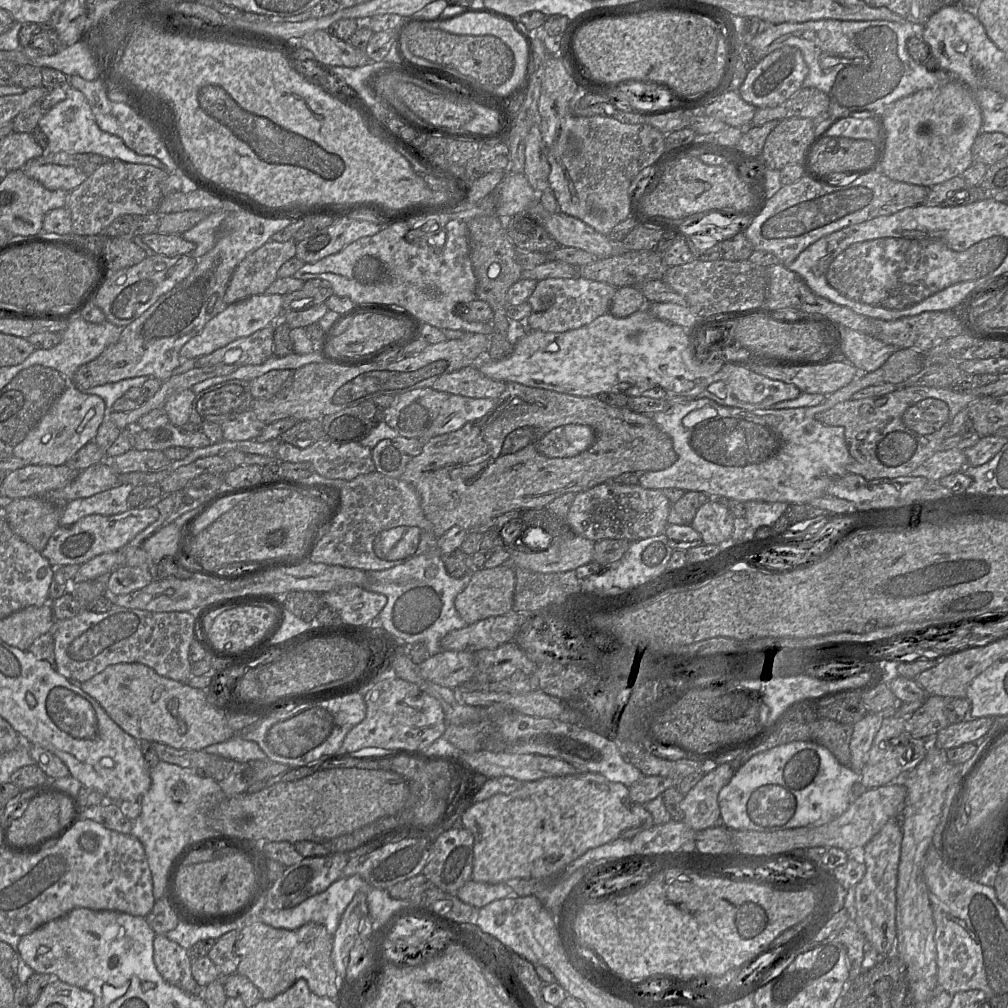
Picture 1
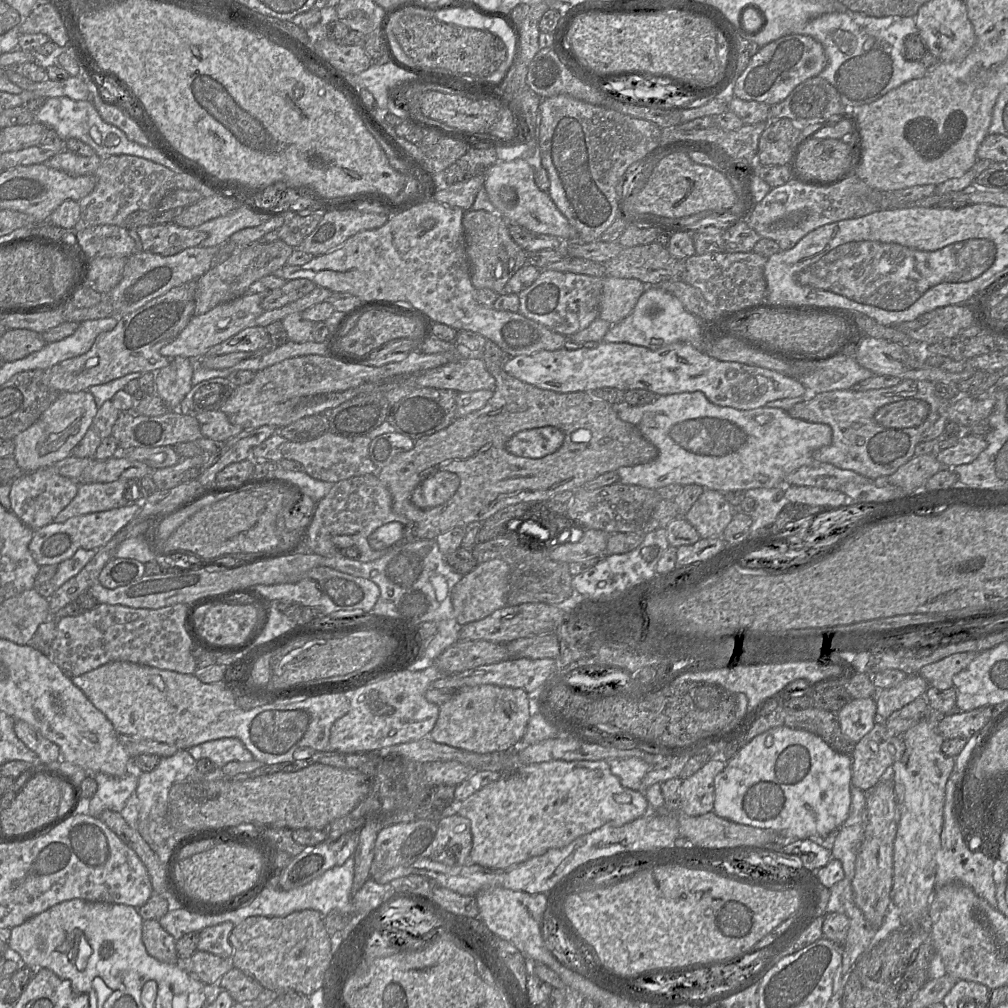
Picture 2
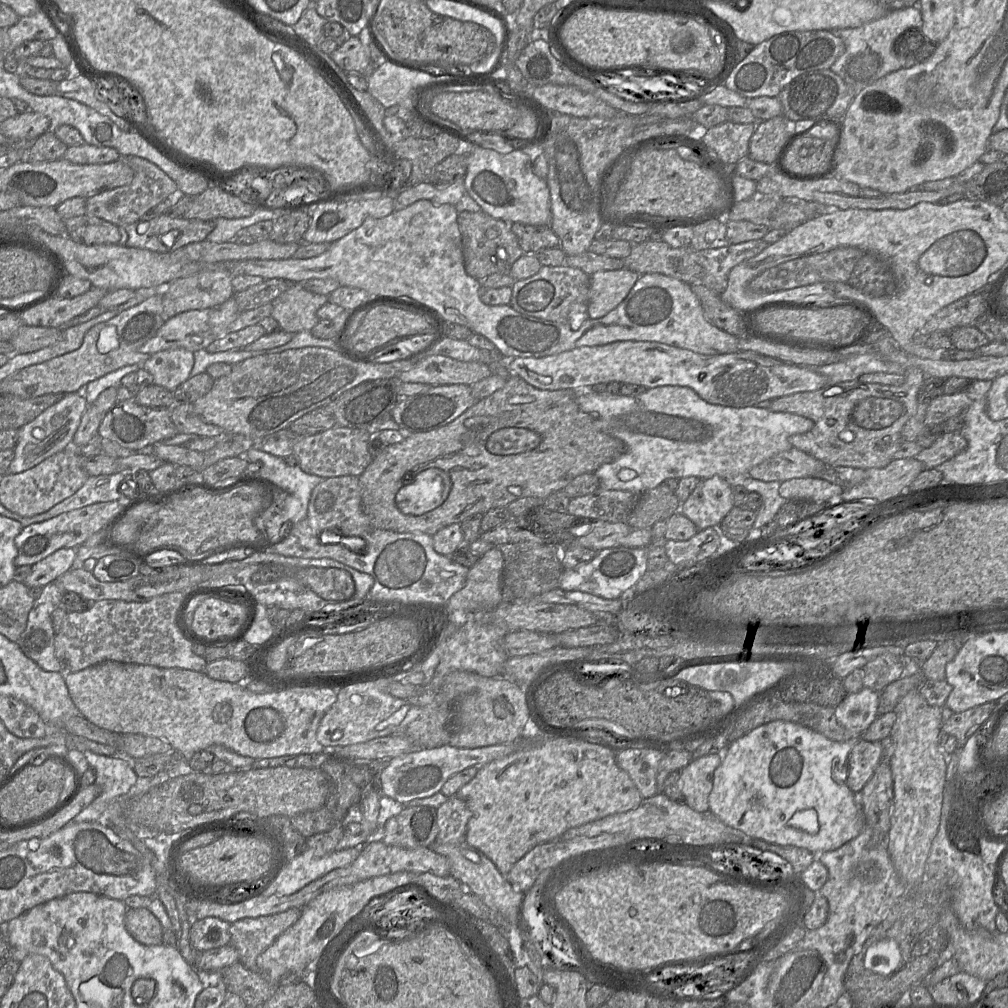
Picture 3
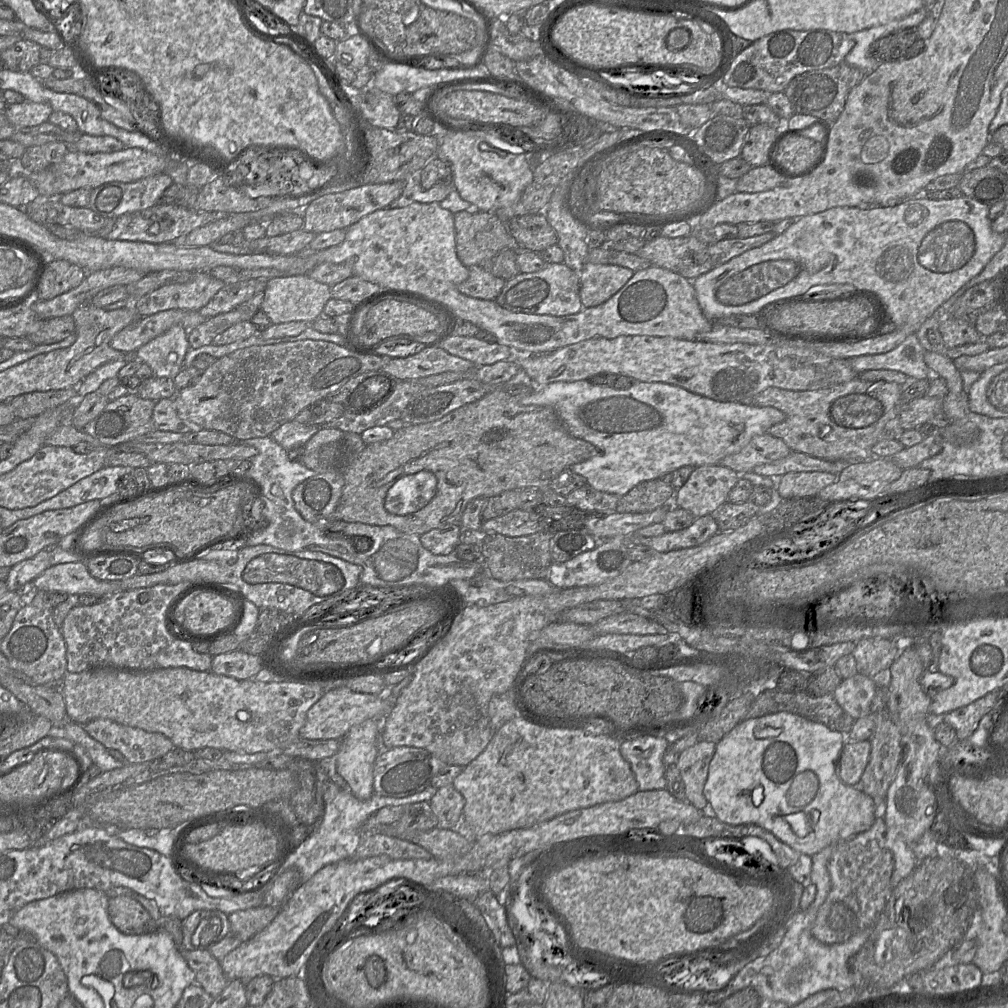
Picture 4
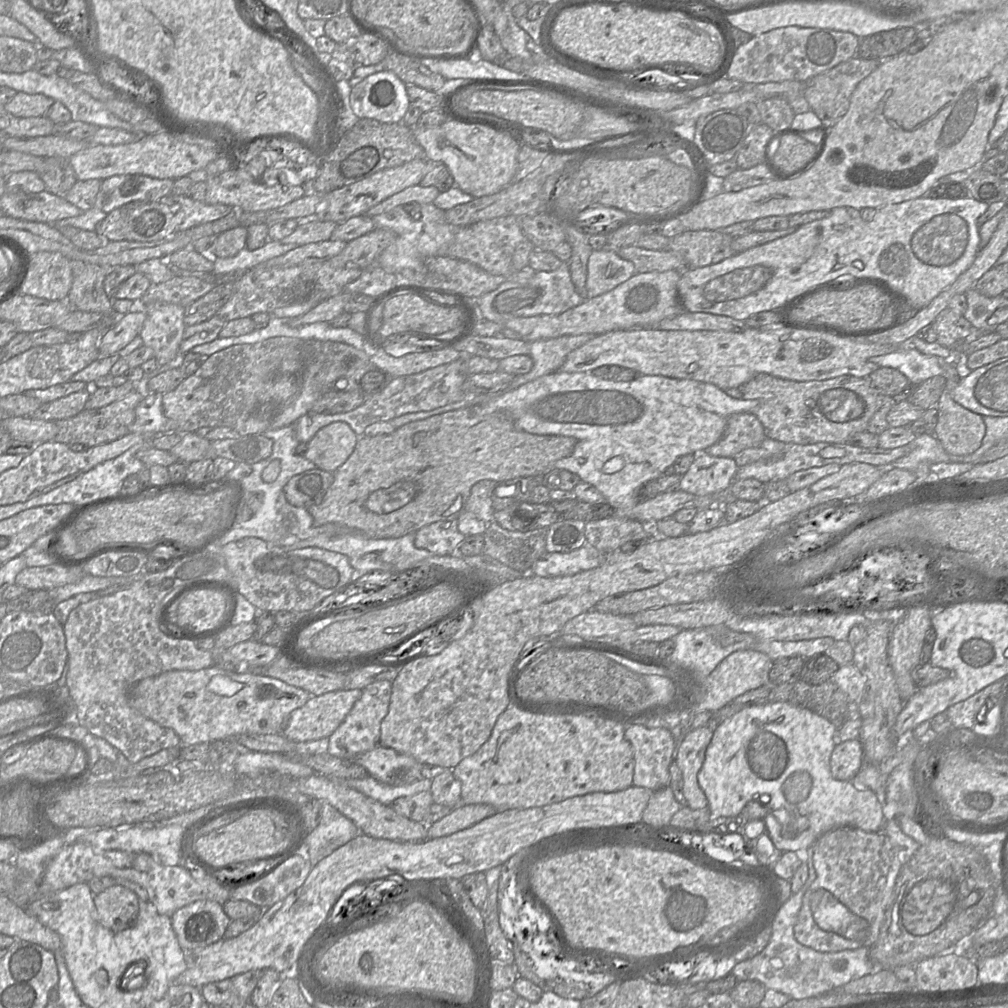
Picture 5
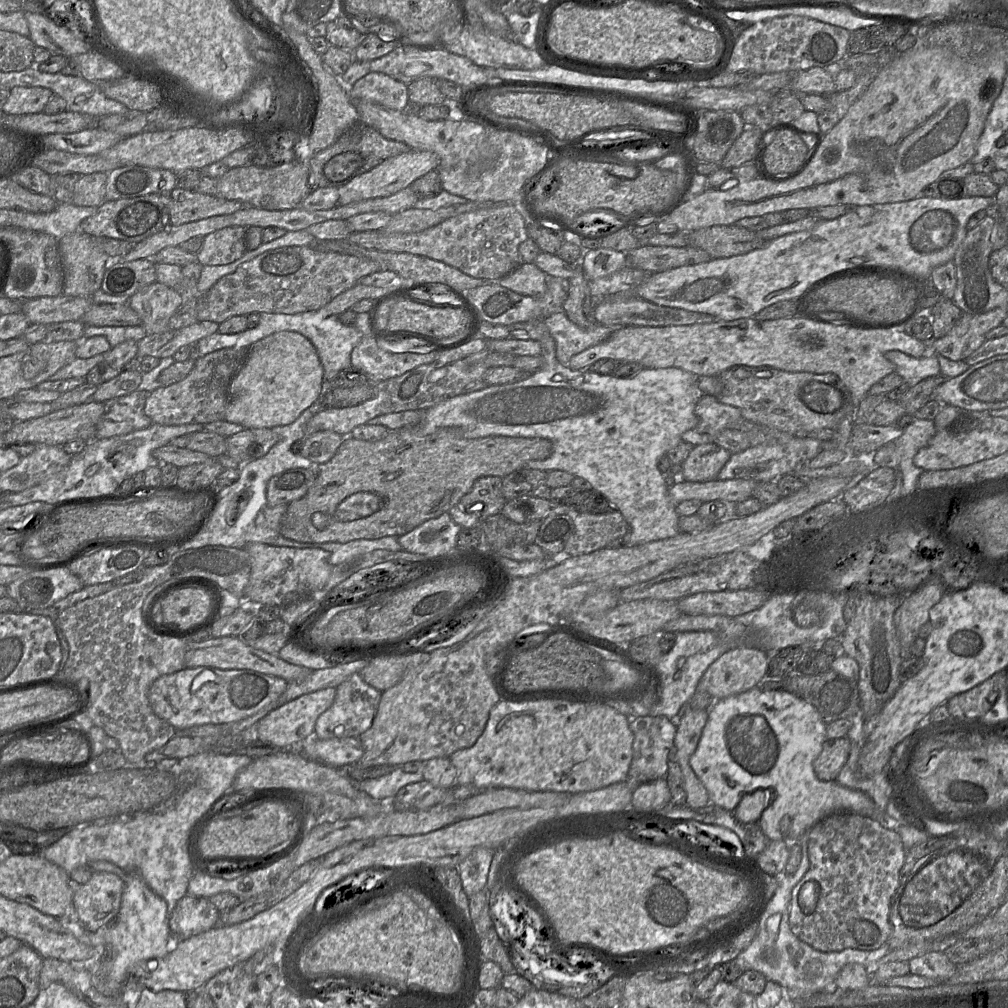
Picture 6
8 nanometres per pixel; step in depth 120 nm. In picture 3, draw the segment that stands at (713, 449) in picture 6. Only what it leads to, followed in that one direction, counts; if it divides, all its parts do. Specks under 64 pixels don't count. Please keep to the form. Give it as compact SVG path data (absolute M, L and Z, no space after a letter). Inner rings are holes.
M722 477L701 479L679 512L690 519L698 530L718 527L734 507L732 483Z

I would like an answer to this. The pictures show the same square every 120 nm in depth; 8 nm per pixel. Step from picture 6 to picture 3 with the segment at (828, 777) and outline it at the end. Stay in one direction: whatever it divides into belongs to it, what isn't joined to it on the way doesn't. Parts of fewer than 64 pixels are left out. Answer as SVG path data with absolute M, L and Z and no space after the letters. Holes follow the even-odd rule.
M855 739L848 757L848 776L845 782L848 788L859 794L884 758L885 743Z

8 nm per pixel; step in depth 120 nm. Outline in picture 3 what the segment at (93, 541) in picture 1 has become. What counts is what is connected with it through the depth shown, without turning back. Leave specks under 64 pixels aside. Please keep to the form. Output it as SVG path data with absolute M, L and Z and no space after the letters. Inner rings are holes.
M122 494L115 501L94 503L76 510L64 512L43 522L33 523L23 527L15 538L17 556L16 568L24 565L34 565L60 548L73 548L82 545L93 534L102 530L103 538L112 526L133 507L133 499Z

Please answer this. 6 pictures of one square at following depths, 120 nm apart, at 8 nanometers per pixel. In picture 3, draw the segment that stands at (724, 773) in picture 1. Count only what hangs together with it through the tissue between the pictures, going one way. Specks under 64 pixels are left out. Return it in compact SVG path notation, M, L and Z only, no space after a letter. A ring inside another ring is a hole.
M711 754L692 760L680 771L679 789L685 803L697 812L709 810L708 798L713 787L713 775L723 754Z

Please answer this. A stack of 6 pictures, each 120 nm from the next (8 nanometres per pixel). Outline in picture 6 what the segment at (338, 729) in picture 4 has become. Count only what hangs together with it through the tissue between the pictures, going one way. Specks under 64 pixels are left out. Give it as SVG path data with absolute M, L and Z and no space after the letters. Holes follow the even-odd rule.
M324 688L291 700L269 712L254 728L254 735L260 741L269 743L281 750L297 748L315 731L318 717L334 702L336 688Z

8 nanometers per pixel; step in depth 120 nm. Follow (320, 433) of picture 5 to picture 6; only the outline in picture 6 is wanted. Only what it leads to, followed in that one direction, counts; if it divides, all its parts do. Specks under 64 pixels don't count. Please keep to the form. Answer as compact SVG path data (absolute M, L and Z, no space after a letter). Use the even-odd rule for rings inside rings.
M330 430L313 433L303 439L301 455L314 464L324 464L333 458L344 438L341 434Z

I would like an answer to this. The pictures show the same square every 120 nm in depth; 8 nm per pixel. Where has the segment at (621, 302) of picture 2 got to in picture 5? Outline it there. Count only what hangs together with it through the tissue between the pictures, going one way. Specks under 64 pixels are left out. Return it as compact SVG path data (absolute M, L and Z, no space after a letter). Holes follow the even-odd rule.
M613 249L593 250L587 264L586 298L602 295L636 274L632 262L621 258Z

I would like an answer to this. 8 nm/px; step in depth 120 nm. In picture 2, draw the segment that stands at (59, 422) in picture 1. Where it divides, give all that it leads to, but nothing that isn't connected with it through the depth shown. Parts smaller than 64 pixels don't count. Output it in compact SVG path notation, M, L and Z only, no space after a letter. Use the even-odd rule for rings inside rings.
M89 391L60 392L35 423L14 437L13 457L20 469L33 472L68 457L92 426L97 410L94 396Z

